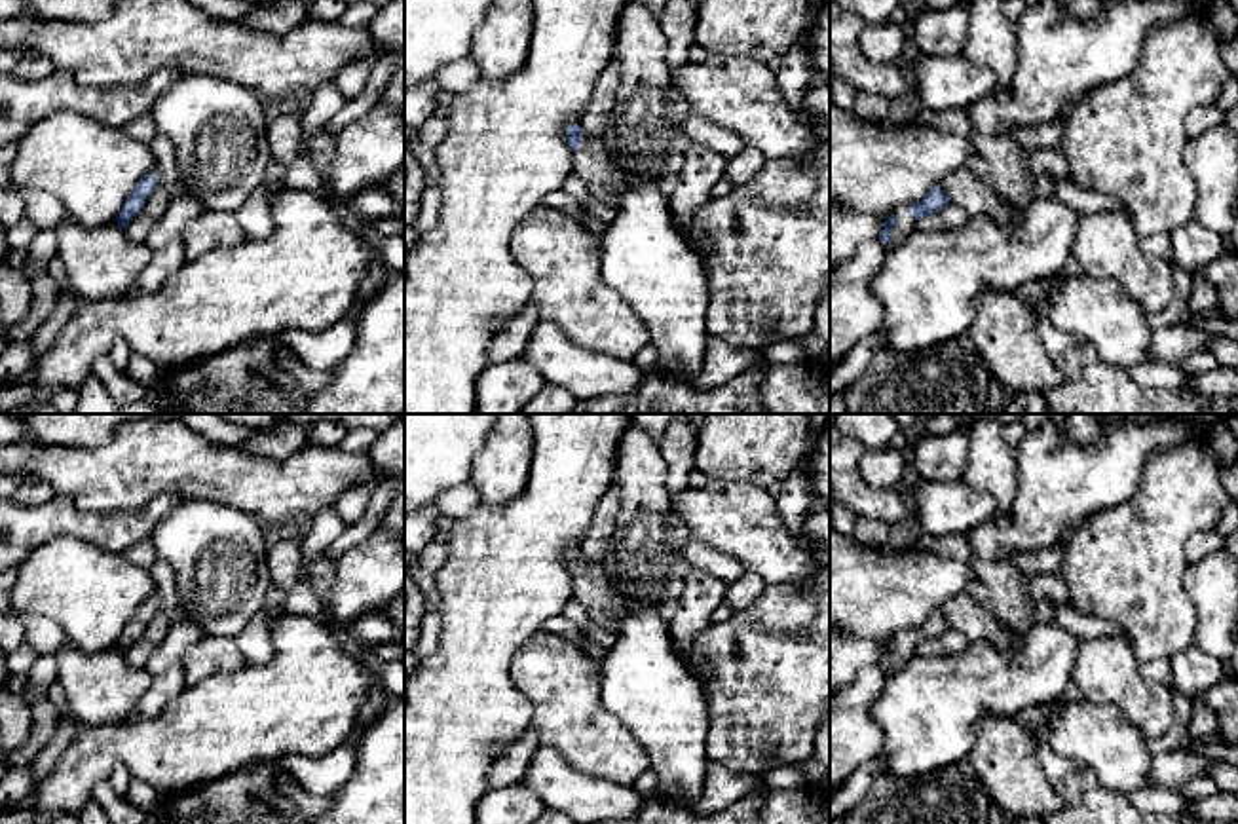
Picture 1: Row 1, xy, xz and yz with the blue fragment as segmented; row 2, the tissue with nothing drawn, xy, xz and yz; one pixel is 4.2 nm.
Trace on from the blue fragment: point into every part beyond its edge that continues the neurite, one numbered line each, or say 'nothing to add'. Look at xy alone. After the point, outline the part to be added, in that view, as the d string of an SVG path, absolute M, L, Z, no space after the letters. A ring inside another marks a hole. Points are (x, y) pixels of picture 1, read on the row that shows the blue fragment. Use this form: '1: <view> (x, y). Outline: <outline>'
1: xy (164, 150). Outline: M158 133L150 142L154 154L152 175L158 184L178 184L177 146L165 135Z

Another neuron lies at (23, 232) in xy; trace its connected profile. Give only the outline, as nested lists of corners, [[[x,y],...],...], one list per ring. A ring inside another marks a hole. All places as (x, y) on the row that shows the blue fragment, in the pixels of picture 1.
[[[23,216],[13,228],[6,232],[6,237],[11,249],[27,251],[38,232],[38,226],[28,216]]]

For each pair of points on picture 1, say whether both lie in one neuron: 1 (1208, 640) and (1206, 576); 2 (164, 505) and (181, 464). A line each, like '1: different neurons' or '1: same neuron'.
1: same neuron
2: different neurons

